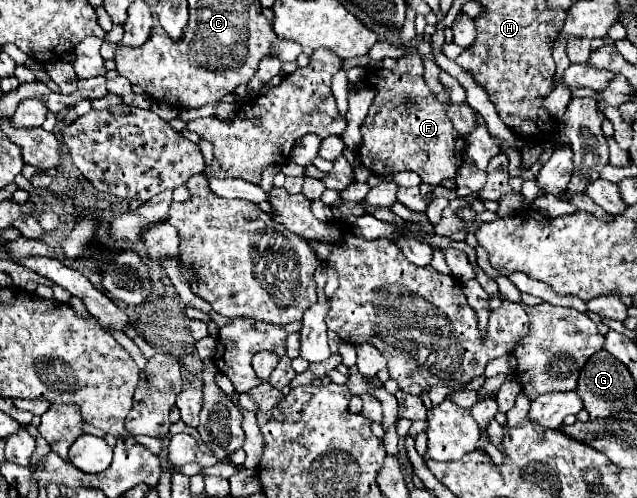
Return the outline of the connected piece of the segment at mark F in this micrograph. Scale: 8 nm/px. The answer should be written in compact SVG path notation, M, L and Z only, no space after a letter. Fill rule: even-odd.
M419 54L403 56L397 60L393 70L371 70L365 78L379 92L361 124L363 144L359 148L359 160L371 172L379 176L389 176L401 170L411 170L421 176L425 184L437 186L443 180L455 178L457 170L465 158L465 138L453 128L445 106L439 104L423 78L423 62ZM405 98L415 100L405 114Z

